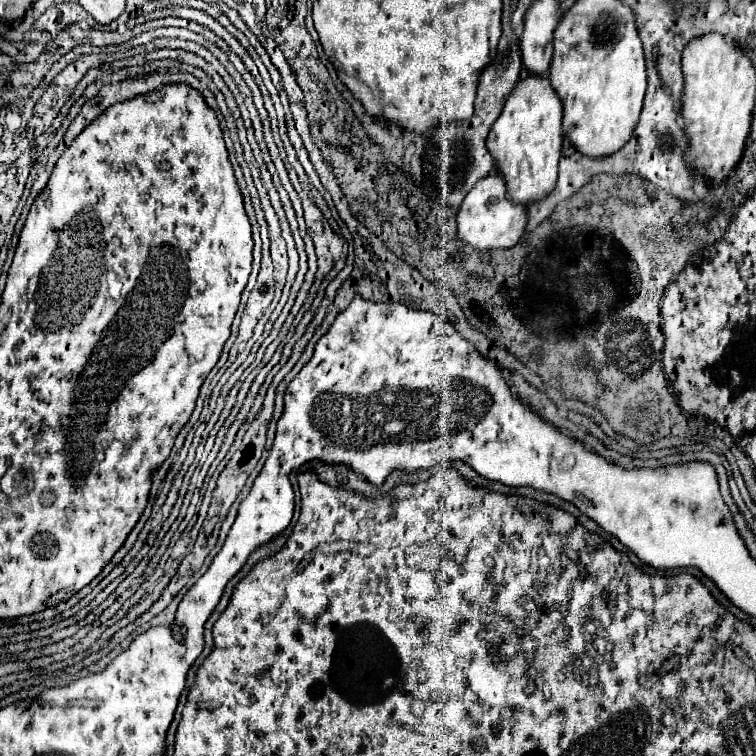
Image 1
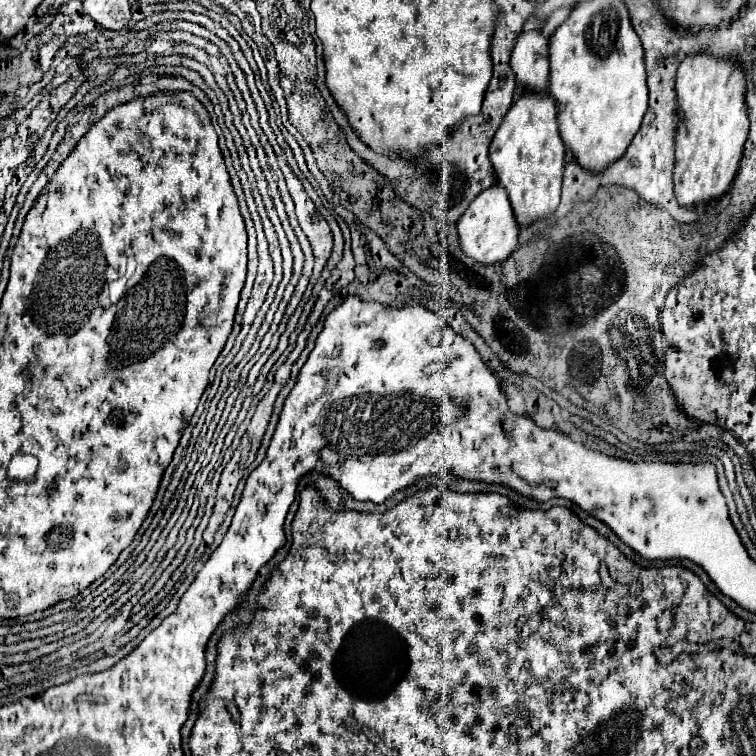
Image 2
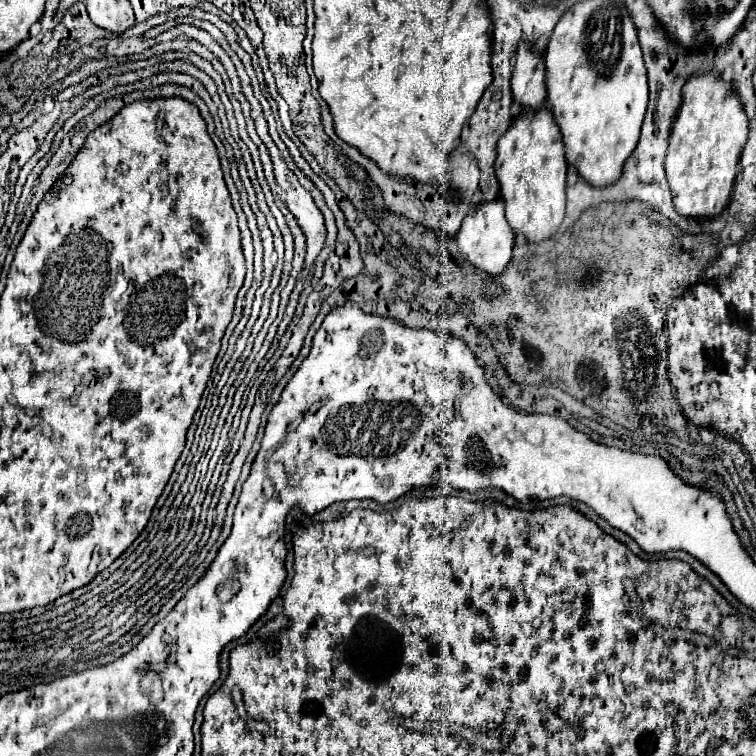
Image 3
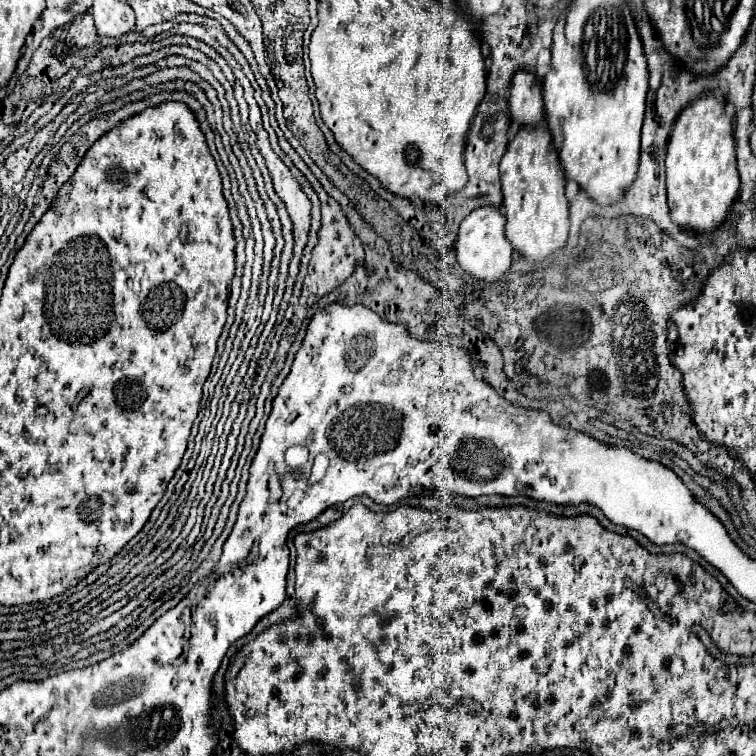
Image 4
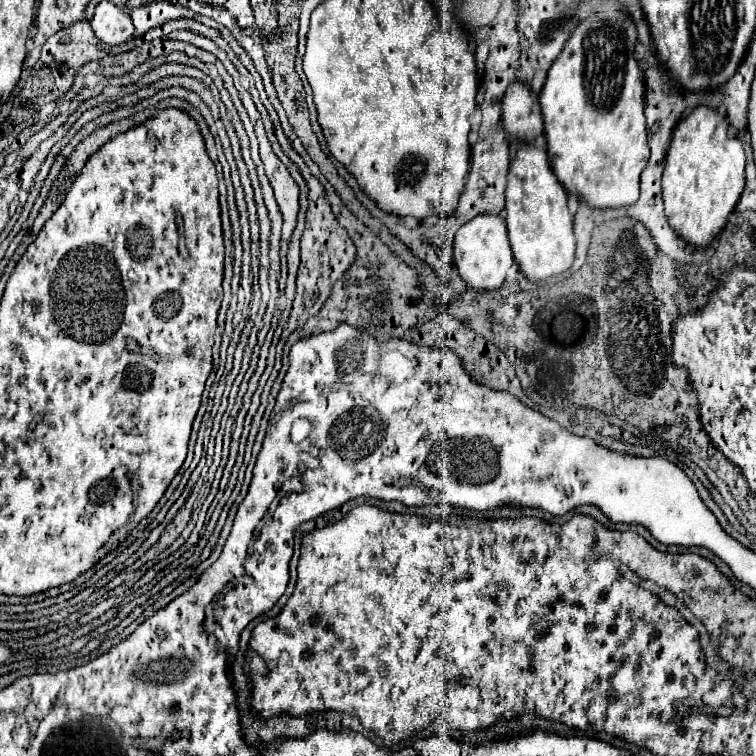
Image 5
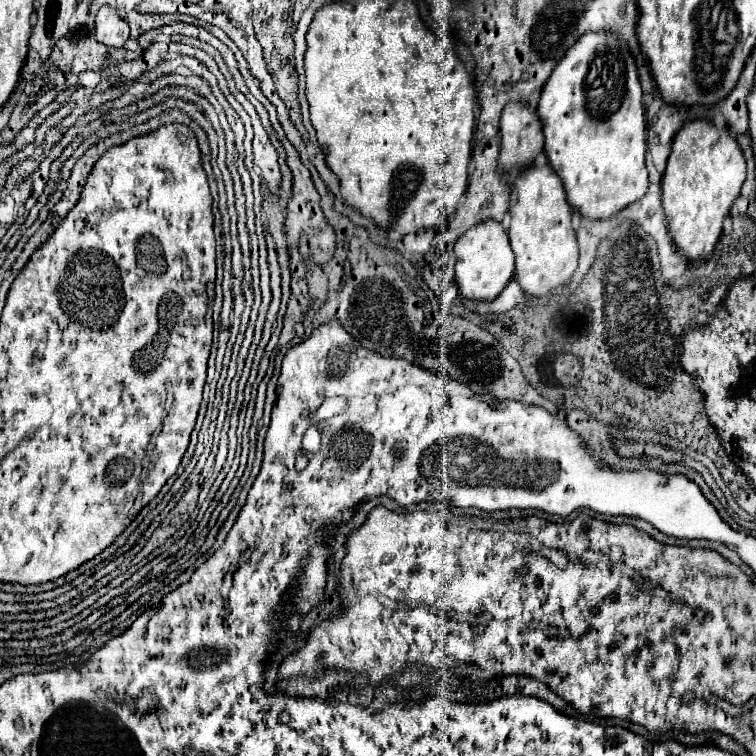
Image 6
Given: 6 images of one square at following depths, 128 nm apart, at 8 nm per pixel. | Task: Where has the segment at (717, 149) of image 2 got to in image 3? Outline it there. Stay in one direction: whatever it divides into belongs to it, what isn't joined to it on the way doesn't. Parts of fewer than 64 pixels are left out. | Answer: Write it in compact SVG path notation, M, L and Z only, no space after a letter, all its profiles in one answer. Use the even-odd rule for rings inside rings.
M706 72L692 76L684 86L682 106L672 126L666 152L666 178L672 190L674 210L686 218L716 218L730 200L736 180L738 158L748 138L748 120L732 86L720 76Z

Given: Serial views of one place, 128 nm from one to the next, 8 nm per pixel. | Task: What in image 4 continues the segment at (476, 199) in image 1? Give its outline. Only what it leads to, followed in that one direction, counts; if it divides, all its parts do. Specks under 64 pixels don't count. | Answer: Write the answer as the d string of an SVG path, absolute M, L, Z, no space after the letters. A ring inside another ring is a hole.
M476 208L460 224L460 232L458 232L454 250L456 250L458 264L472 278L478 278L484 282L498 282L510 270L512 246L504 236L504 224L506 224L504 214L500 210L494 210L494 208Z

